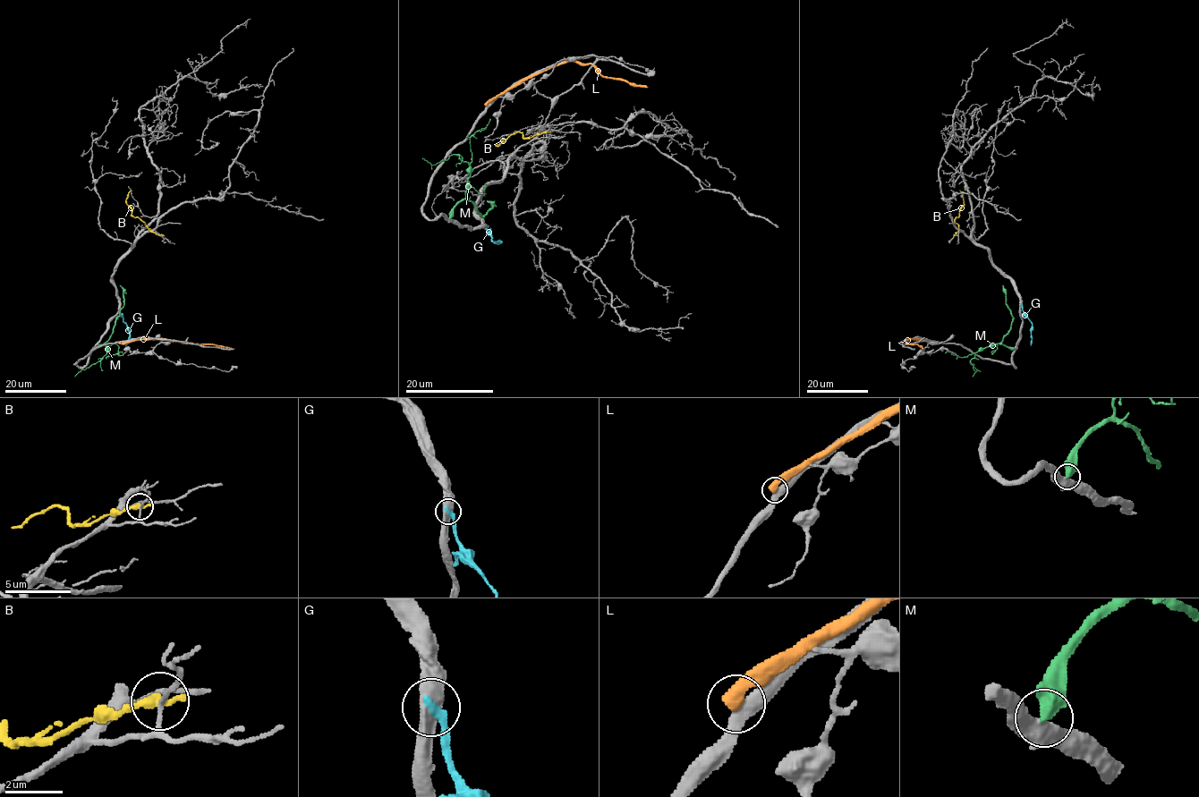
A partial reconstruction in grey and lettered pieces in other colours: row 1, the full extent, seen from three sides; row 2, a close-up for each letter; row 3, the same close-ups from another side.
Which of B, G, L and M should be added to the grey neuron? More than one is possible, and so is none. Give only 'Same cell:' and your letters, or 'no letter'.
Same cell: no letter

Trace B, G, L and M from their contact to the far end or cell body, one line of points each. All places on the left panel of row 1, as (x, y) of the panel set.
B: (161, 234), (156, 234), (131, 215), (131, 209), (126, 204), (127, 194), (131, 190)
G: (120, 304), (120, 315), (130, 338), (125, 345)
L: (120, 343), (165, 339), (232, 348)
M: (94, 349), (105, 343), (108, 351), (75, 377)

